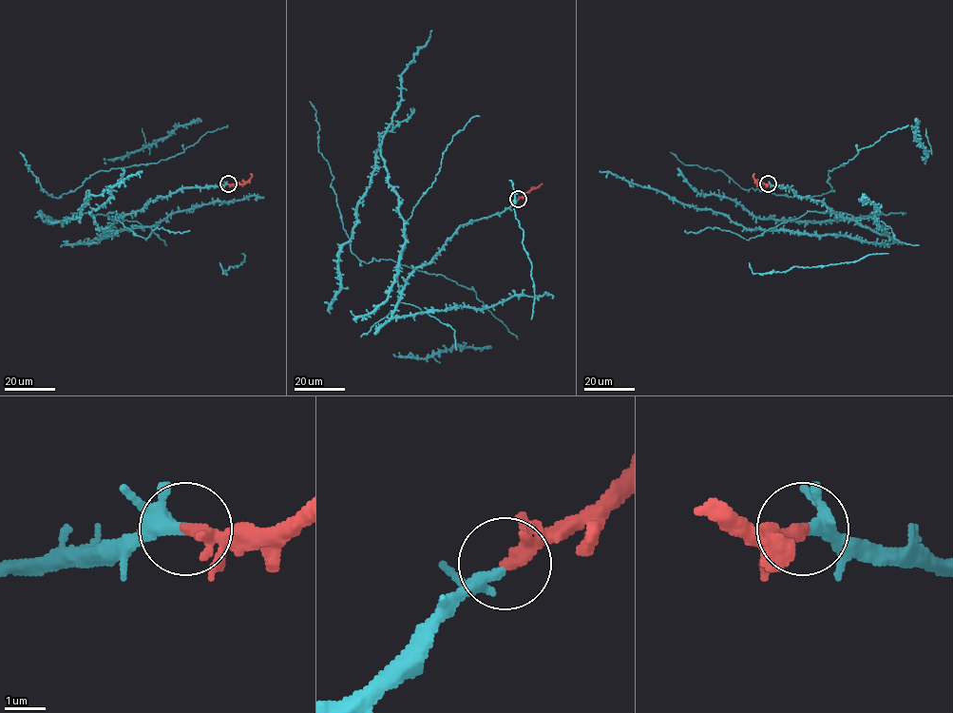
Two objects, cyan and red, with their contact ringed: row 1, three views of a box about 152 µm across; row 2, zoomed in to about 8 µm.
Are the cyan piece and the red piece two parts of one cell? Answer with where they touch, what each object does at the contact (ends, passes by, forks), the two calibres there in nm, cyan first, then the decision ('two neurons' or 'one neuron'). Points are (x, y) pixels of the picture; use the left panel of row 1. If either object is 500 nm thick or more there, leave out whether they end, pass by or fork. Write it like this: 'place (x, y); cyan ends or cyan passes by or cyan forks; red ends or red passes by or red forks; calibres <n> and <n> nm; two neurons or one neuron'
place (228, 183); cyan forks; red passes by; calibres 200 and 240 nm; one neuron

